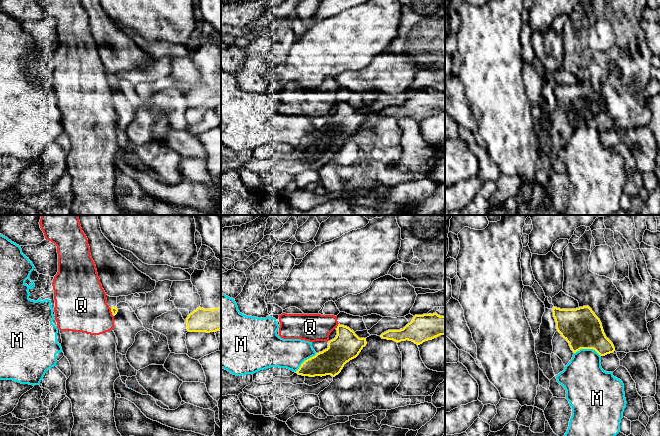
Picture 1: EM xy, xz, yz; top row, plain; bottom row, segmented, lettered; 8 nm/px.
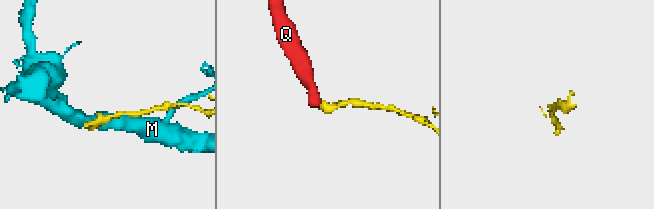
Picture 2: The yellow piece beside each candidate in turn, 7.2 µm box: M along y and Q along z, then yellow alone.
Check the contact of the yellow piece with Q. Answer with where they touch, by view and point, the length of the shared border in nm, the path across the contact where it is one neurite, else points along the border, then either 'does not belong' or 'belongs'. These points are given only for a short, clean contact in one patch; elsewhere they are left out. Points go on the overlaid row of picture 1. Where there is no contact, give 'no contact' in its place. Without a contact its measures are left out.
meets yellow in xz at (337, 326); contact 50 nm long; border along xz (338, 323), (336, 328); does not belong

